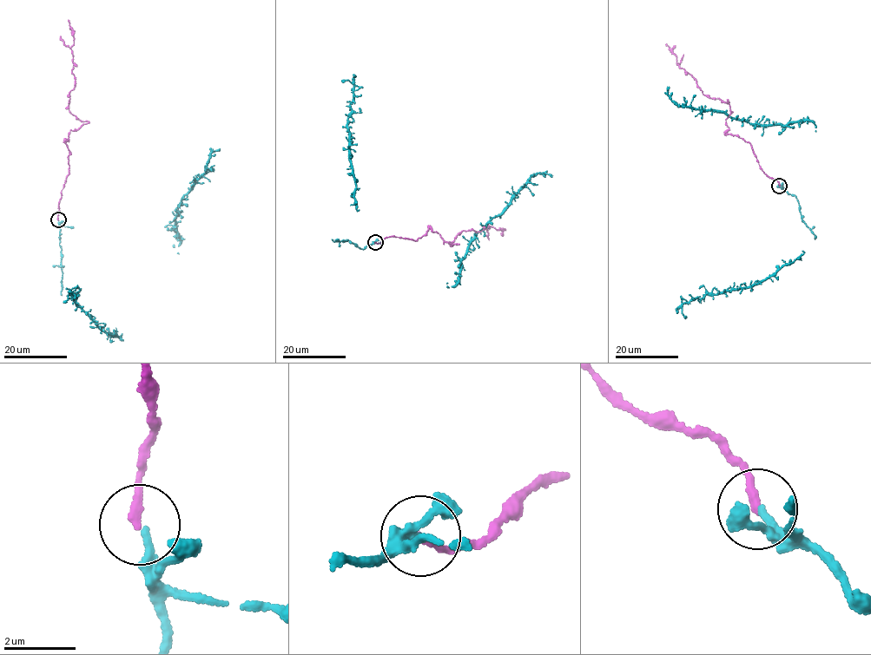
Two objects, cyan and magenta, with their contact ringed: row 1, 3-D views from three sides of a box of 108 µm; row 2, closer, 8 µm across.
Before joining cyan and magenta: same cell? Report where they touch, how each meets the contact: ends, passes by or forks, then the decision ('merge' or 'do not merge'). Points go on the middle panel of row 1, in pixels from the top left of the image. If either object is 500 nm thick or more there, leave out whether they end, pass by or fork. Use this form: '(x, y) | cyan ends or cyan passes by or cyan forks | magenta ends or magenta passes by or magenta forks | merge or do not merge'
(375, 242) | cyan ends | magenta ends | merge

